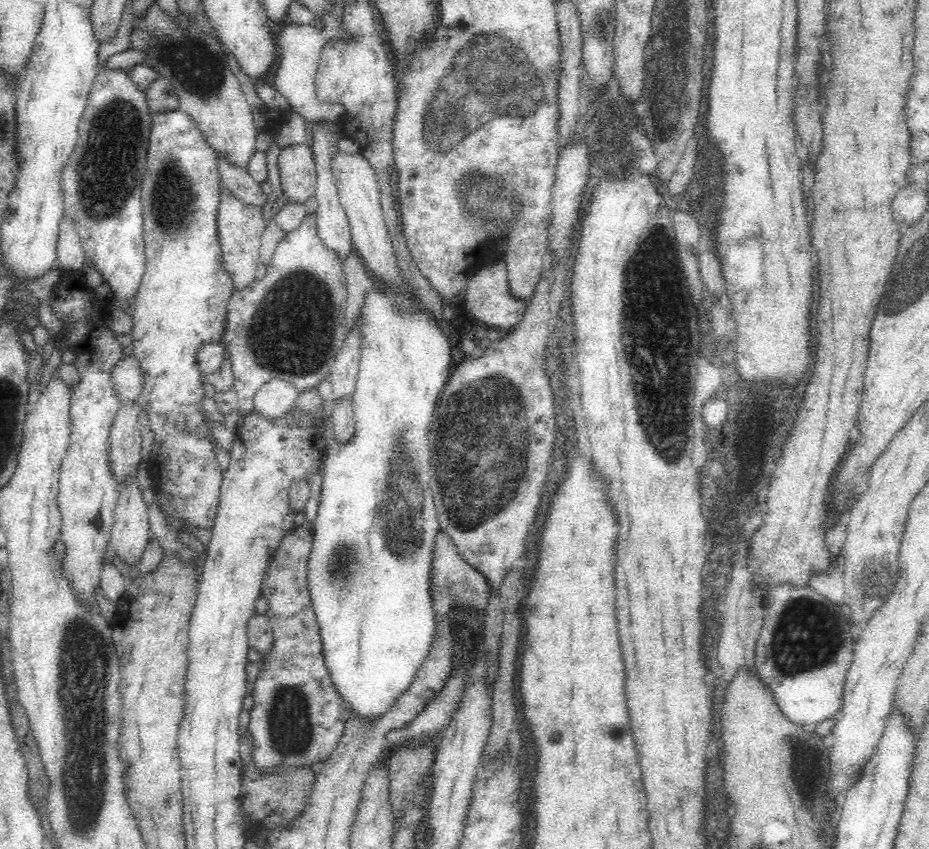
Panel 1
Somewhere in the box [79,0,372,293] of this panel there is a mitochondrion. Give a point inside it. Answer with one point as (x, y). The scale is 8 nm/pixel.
(196, 68)

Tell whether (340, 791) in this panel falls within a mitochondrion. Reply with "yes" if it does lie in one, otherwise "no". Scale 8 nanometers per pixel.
no

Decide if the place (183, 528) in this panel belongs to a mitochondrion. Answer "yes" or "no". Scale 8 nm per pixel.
no

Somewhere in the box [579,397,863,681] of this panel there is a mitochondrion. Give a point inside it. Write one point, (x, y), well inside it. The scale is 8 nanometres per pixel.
(803, 638)

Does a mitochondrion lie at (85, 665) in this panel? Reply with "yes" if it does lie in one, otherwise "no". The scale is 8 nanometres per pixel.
yes

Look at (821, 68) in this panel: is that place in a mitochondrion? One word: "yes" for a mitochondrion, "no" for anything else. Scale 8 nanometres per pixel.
no

